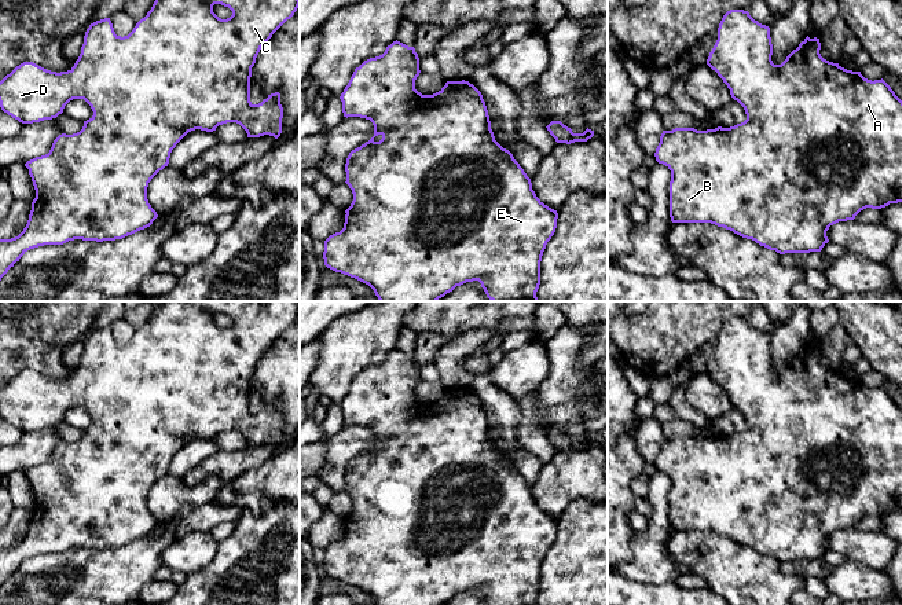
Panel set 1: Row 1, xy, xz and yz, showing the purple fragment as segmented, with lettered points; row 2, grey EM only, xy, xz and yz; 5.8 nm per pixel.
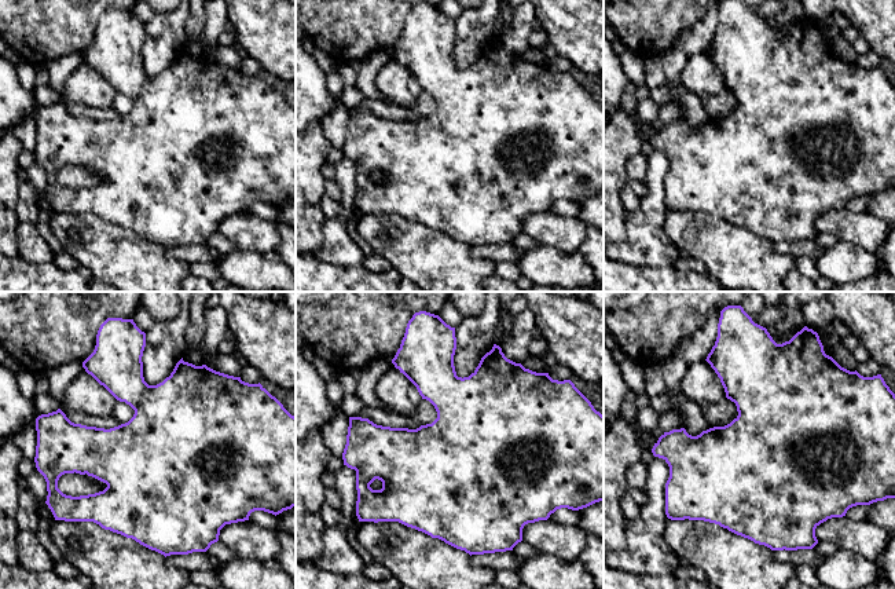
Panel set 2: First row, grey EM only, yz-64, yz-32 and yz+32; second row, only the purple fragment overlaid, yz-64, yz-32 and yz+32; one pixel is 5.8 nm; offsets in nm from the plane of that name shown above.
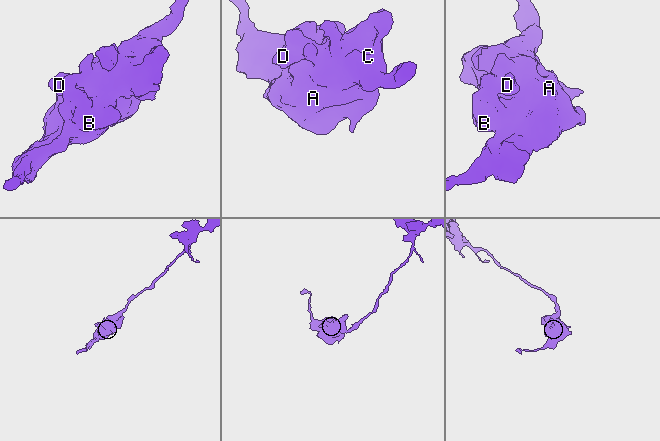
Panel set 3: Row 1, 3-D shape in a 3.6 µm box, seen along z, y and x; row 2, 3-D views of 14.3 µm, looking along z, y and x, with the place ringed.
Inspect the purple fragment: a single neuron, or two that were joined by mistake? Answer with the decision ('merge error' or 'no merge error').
no merge error

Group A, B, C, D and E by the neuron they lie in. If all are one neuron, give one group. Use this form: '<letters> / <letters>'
A B C D E

